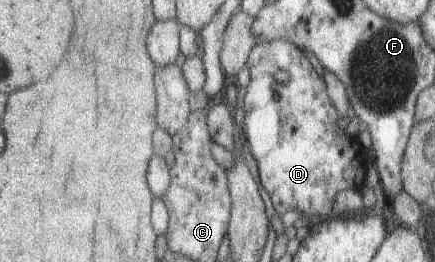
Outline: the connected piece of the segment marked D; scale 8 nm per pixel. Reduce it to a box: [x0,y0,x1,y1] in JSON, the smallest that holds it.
[243,39,373,216]

